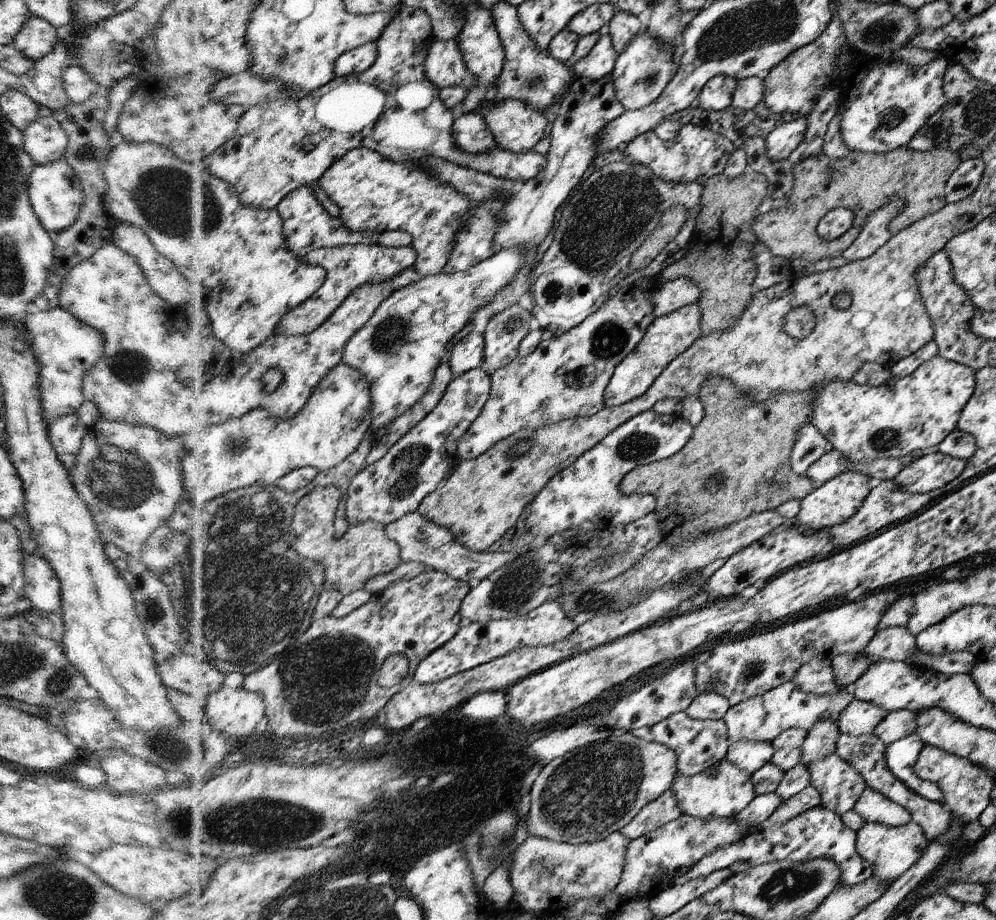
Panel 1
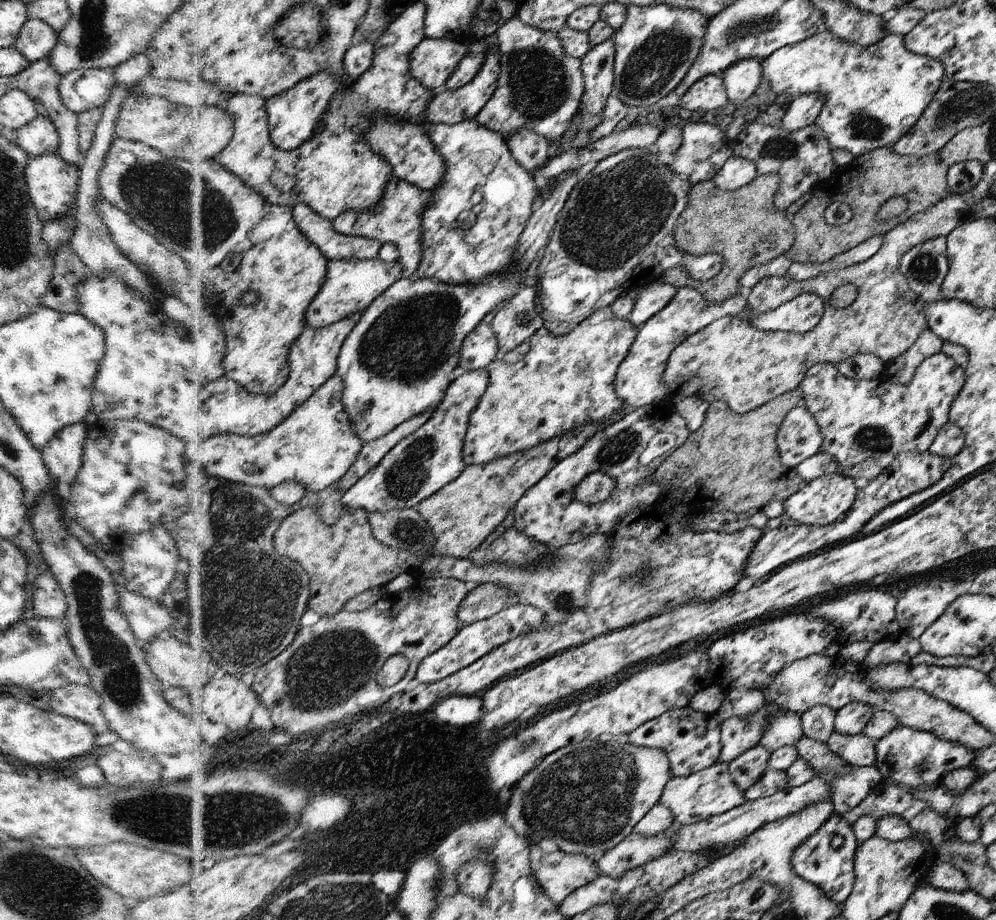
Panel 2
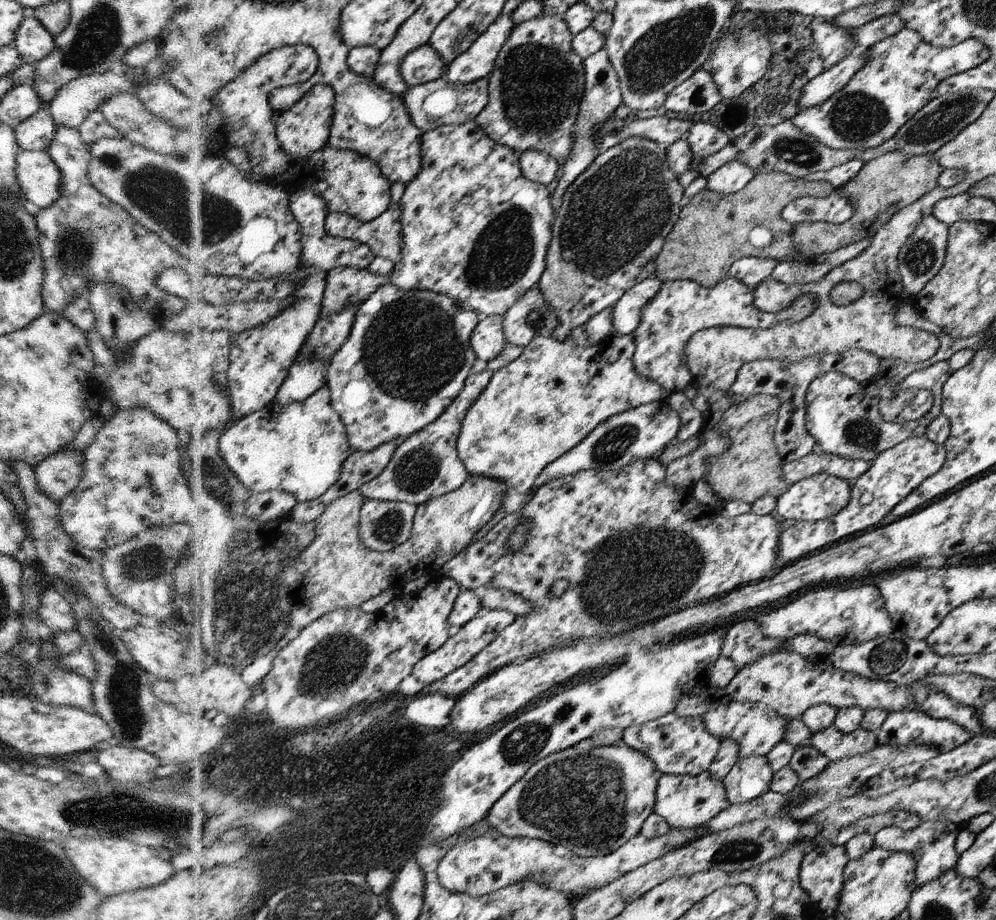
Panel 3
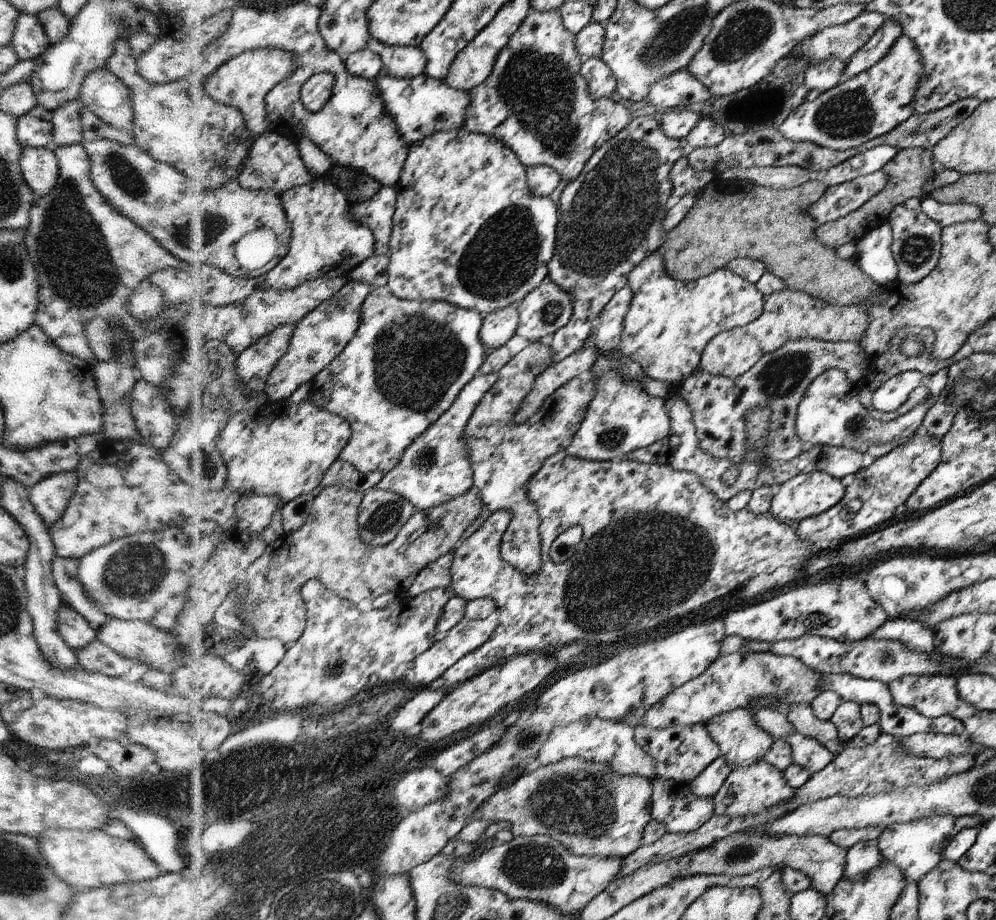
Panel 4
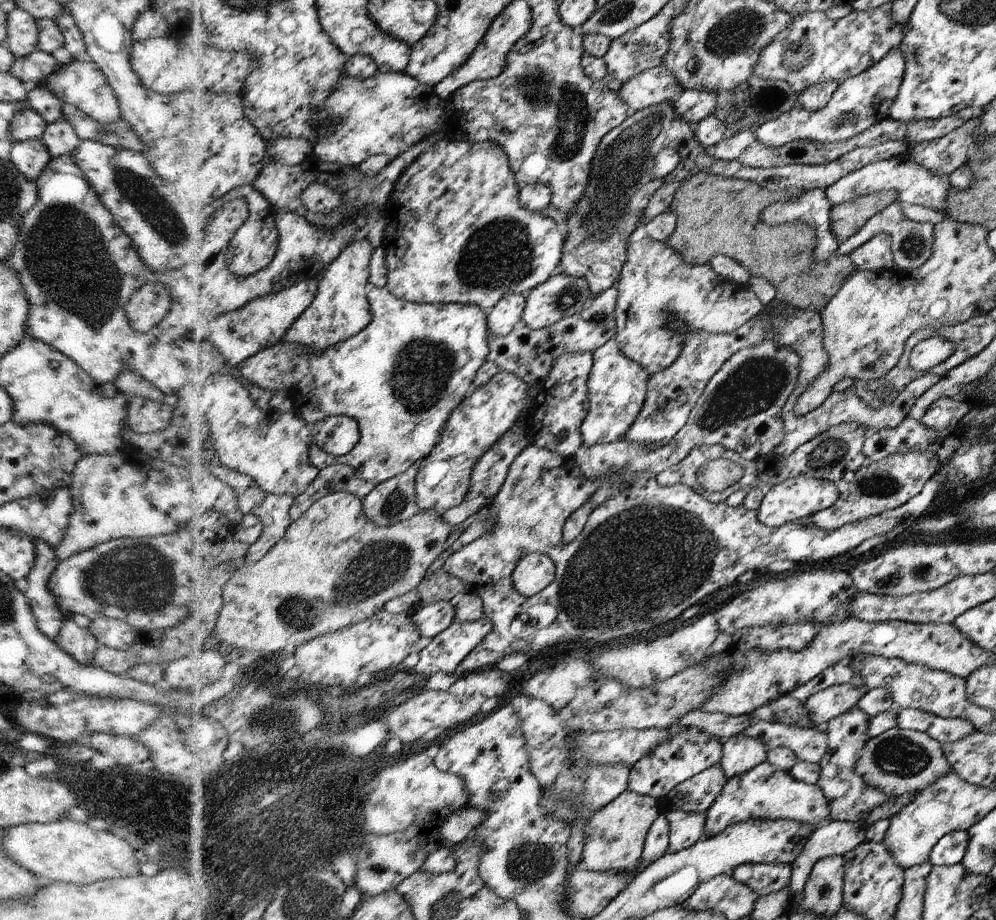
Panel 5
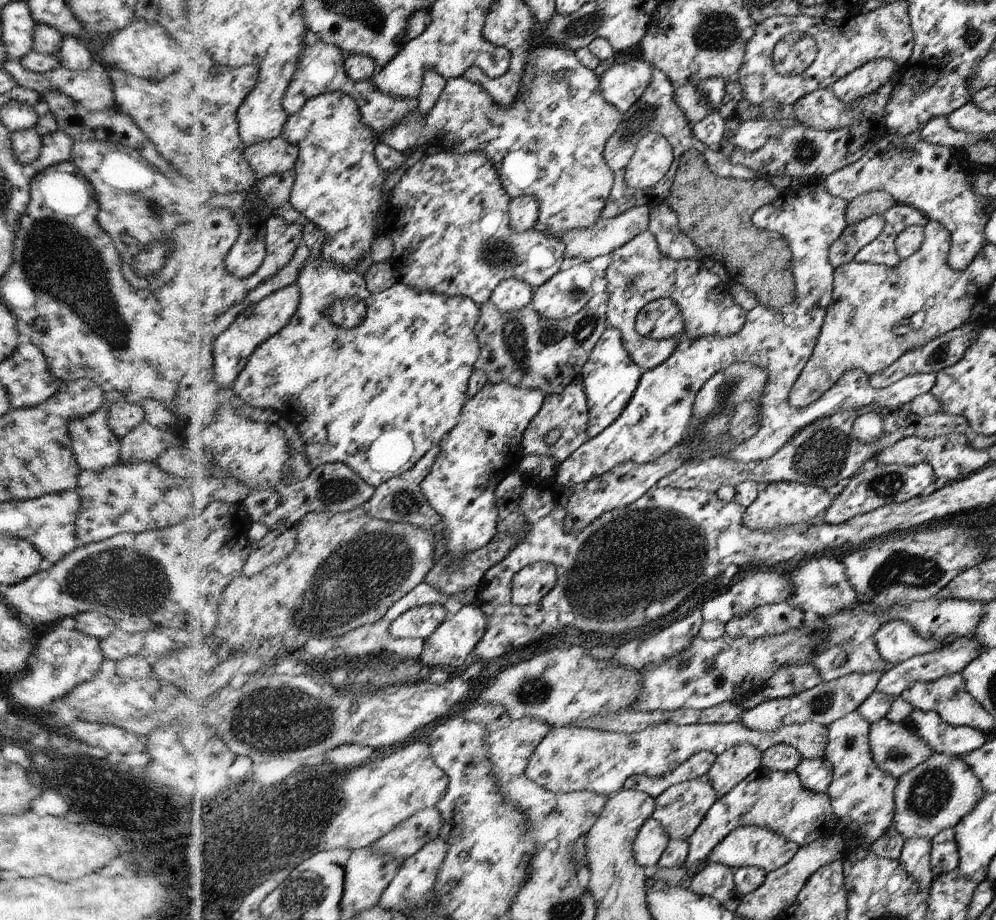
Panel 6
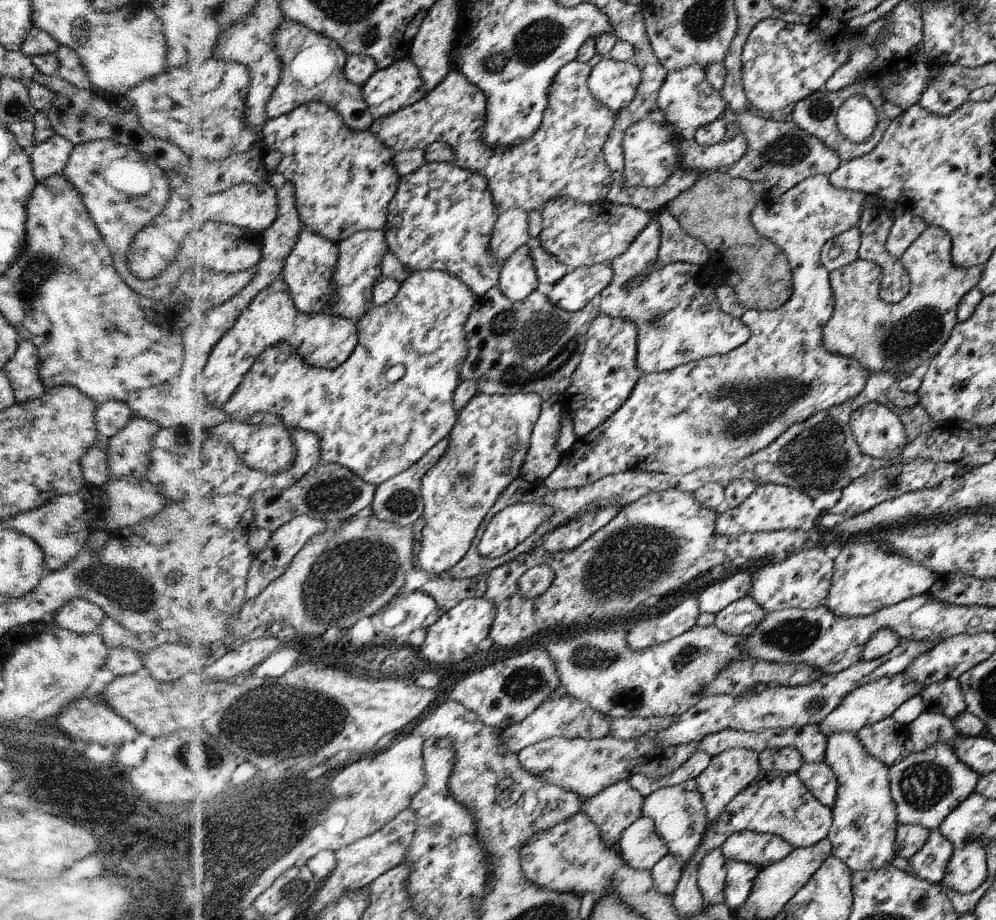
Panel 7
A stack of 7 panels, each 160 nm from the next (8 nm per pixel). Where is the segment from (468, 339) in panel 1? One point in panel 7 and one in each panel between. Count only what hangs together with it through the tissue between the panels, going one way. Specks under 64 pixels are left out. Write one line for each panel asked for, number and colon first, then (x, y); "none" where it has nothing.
2: (479, 349)
3: (488, 340)
4: (497, 328)
5: (501, 320)
6: (511, 295)
7: (517, 280)

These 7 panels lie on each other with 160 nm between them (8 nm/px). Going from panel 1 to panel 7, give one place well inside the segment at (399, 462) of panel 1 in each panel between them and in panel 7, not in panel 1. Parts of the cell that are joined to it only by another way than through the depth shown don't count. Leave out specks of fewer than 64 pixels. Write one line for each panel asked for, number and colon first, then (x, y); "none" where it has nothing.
2: (421, 464)
3: (426, 466)
4: (436, 468)
5: (444, 481)
6: (476, 456)
7: (487, 451)

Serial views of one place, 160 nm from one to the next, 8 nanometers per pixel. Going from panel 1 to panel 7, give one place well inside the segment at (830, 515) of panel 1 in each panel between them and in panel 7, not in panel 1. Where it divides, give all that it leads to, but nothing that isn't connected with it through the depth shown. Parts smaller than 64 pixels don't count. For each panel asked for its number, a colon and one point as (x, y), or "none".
2: (821, 502)
3: (817, 497)
4: (806, 495)
5: (793, 499)
6: (784, 504)
7: (771, 507)

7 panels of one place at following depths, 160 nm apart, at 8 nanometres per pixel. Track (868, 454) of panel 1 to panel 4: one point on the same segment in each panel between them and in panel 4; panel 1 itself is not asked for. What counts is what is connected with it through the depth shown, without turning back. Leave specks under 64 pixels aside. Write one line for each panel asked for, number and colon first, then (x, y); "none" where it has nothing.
2: (859, 420)
3: (842, 413)
4: (830, 413)

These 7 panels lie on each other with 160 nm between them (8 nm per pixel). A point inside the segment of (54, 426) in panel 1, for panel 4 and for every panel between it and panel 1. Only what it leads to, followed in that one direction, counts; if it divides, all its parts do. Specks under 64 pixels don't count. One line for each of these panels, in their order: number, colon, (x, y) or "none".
2: (62, 456)
3: (57, 475)
4: (50, 496)

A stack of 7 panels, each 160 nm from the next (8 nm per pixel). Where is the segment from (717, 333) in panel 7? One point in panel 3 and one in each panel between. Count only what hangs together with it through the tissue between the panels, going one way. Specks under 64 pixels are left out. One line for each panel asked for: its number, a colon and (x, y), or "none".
3: (681, 308)
4: (670, 322)
5: (656, 286)
6: (638, 273)

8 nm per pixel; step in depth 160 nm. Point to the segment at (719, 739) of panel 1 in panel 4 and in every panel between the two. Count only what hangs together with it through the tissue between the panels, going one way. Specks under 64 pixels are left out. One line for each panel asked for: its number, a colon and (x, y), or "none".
2: (692, 739)
3: (679, 745)
4: (681, 752)

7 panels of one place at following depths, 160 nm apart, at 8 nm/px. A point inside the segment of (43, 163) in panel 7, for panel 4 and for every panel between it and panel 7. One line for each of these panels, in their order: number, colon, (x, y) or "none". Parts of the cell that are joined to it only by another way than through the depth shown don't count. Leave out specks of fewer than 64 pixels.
4: (67, 128)
5: (60, 137)
6: (56, 147)

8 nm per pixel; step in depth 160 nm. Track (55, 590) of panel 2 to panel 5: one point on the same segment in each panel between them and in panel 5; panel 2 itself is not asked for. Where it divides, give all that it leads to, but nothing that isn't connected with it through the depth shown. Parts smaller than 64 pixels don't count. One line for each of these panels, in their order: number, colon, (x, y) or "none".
3: (55, 612)
4: (74, 628)
5: (78, 642)

